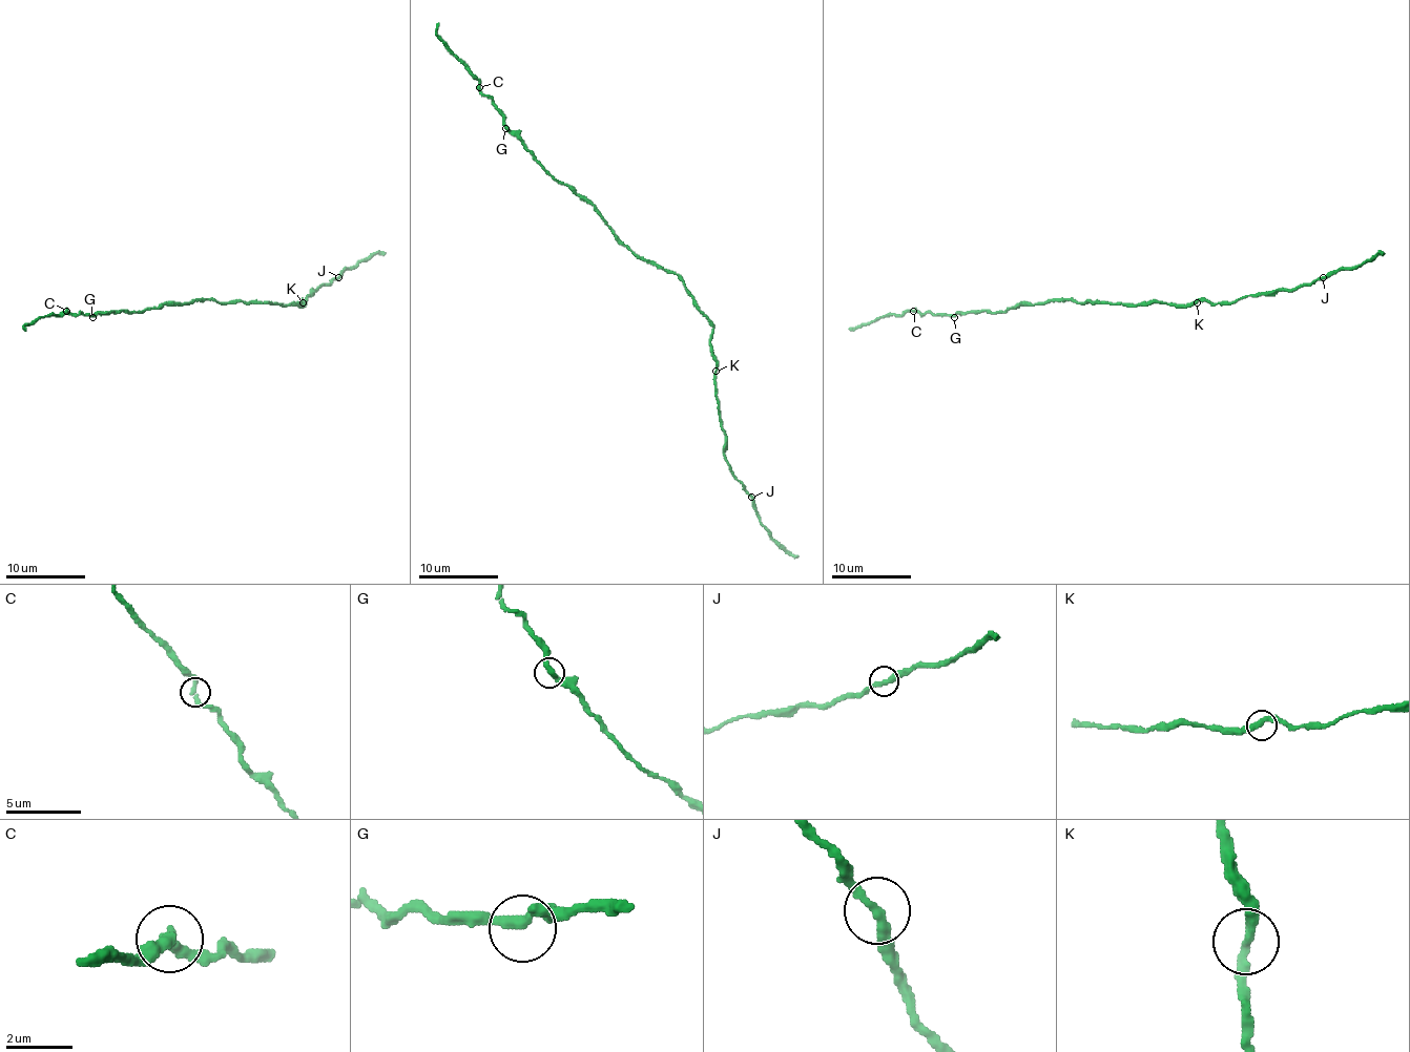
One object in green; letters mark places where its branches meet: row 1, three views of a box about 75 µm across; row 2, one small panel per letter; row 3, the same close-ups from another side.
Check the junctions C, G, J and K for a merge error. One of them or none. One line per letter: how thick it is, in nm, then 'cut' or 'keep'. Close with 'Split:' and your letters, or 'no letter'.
C: 320 nm thick; keep
G: 320 nm thick; keep
J: 320 nm thick; keep
K: 320 nm thick; keep
Split: no letter

